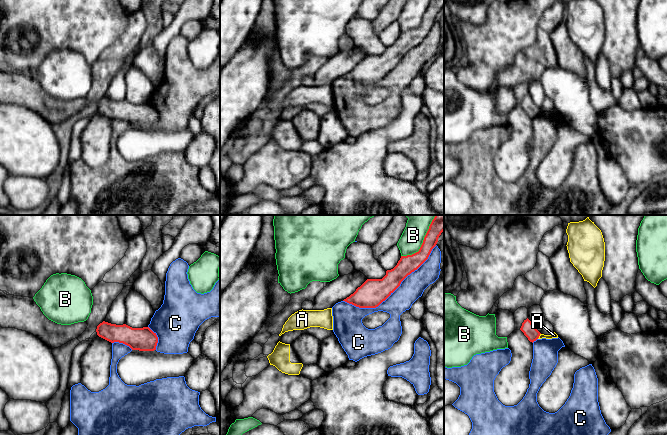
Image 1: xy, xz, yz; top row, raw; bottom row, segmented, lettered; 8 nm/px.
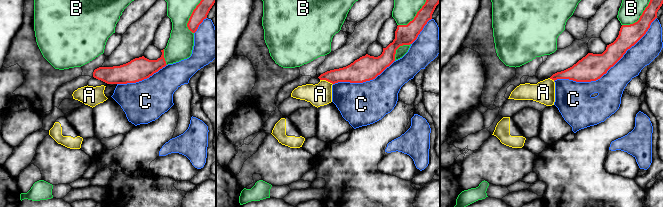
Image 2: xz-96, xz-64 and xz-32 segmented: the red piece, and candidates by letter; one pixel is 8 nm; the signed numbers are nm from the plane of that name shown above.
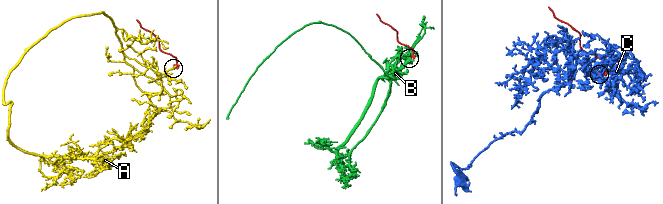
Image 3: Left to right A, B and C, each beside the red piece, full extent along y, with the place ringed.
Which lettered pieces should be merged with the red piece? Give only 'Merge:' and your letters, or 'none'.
Merge: none

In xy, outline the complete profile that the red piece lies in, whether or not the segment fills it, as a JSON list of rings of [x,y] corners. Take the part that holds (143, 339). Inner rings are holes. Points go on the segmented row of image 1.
[[[103,321],[97,326],[97,335],[111,343],[119,342],[132,350],[154,351],[158,337],[149,327],[132,328],[126,324],[116,325]]]

